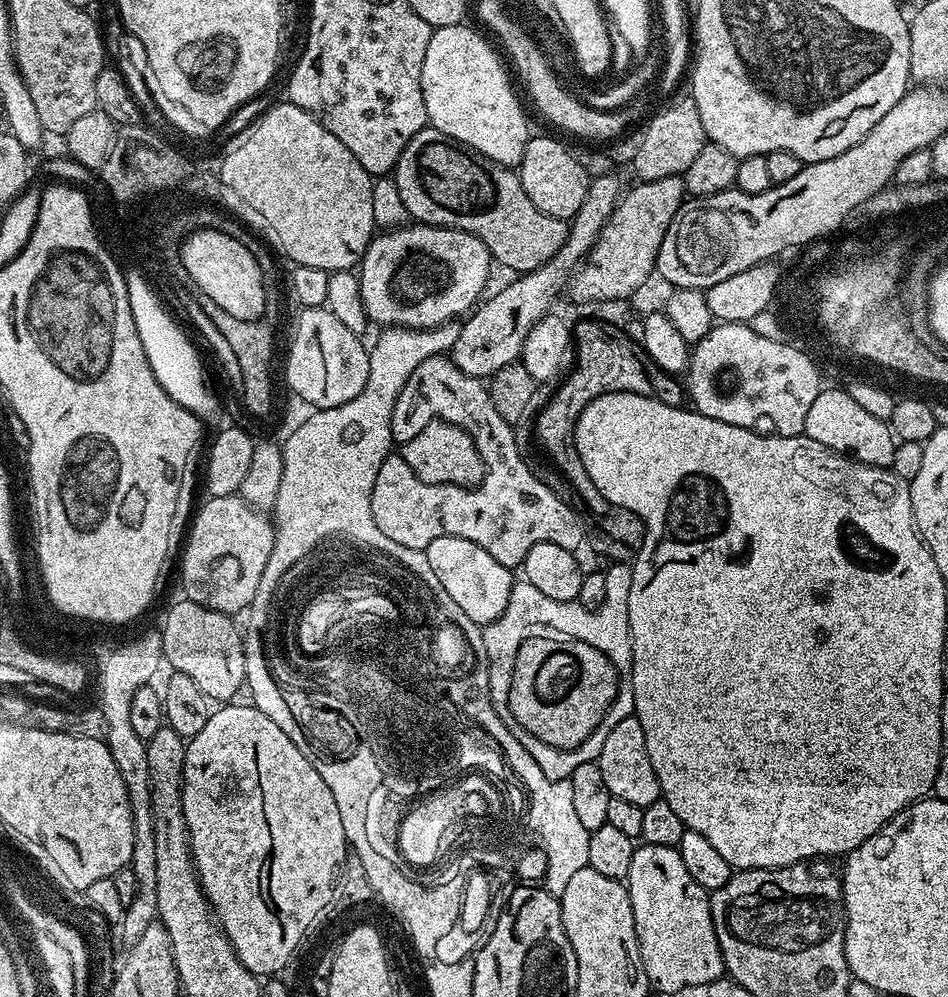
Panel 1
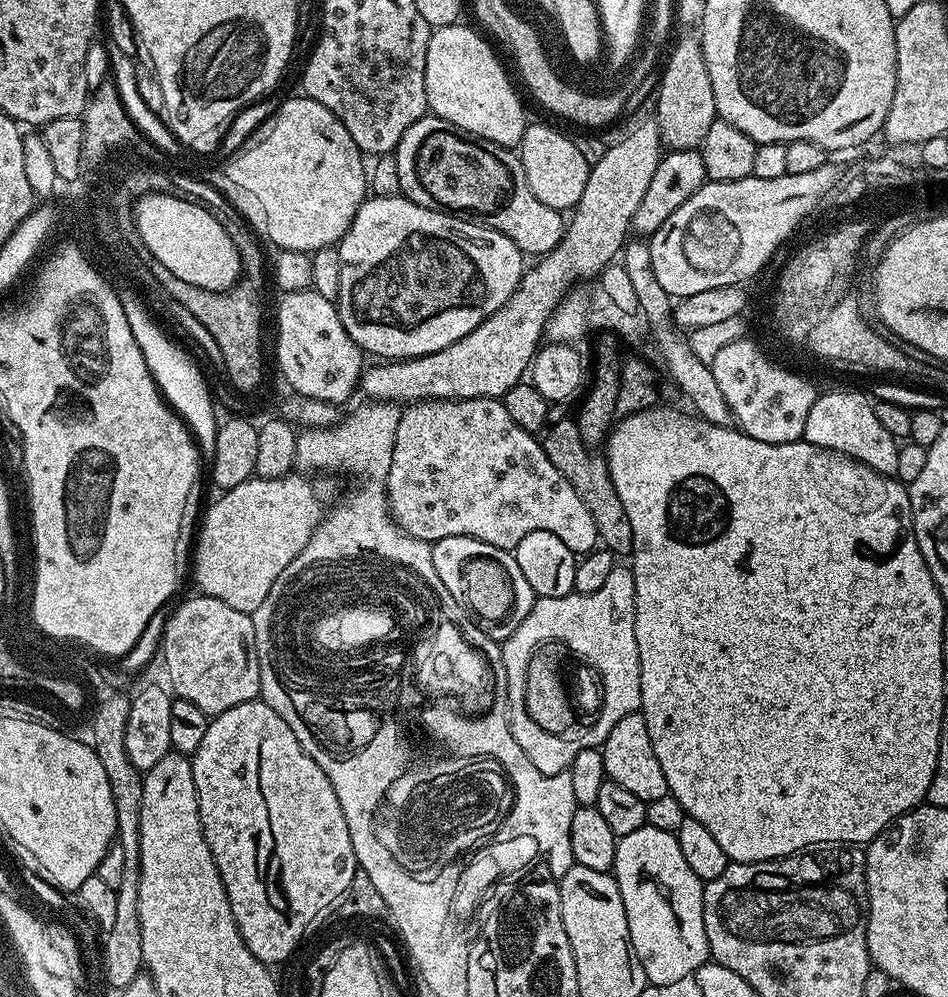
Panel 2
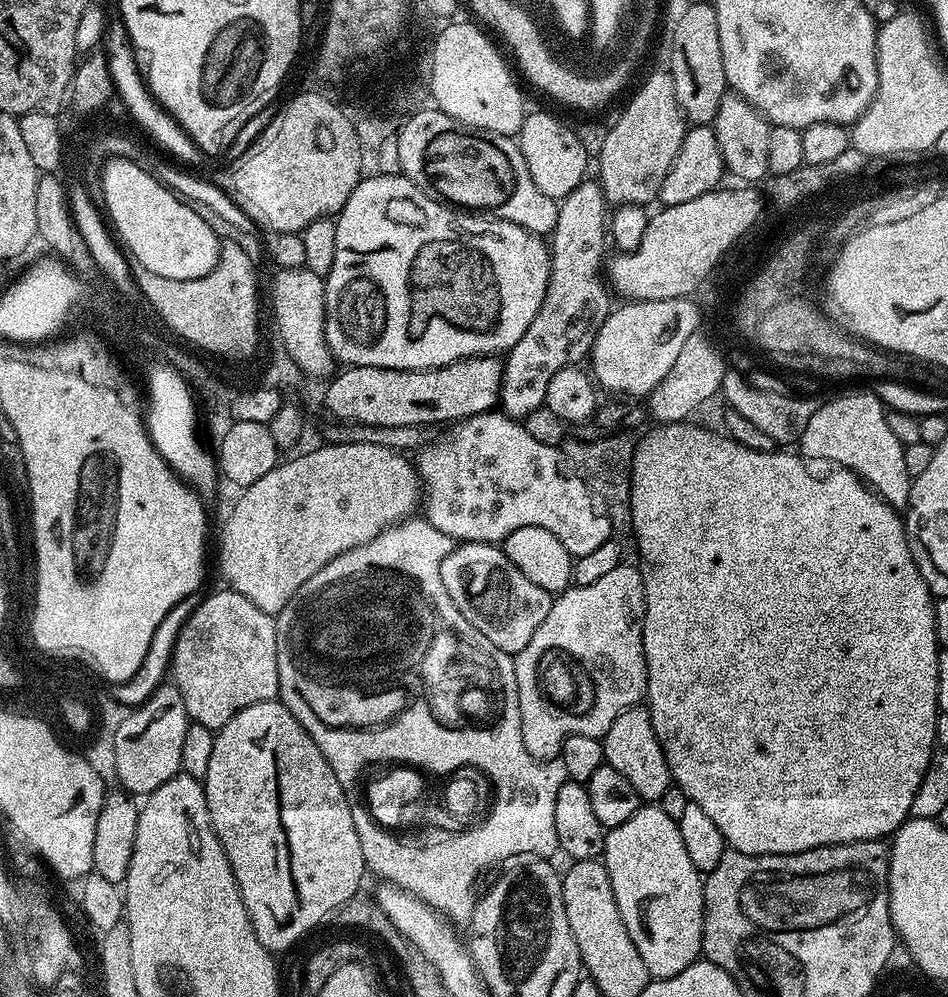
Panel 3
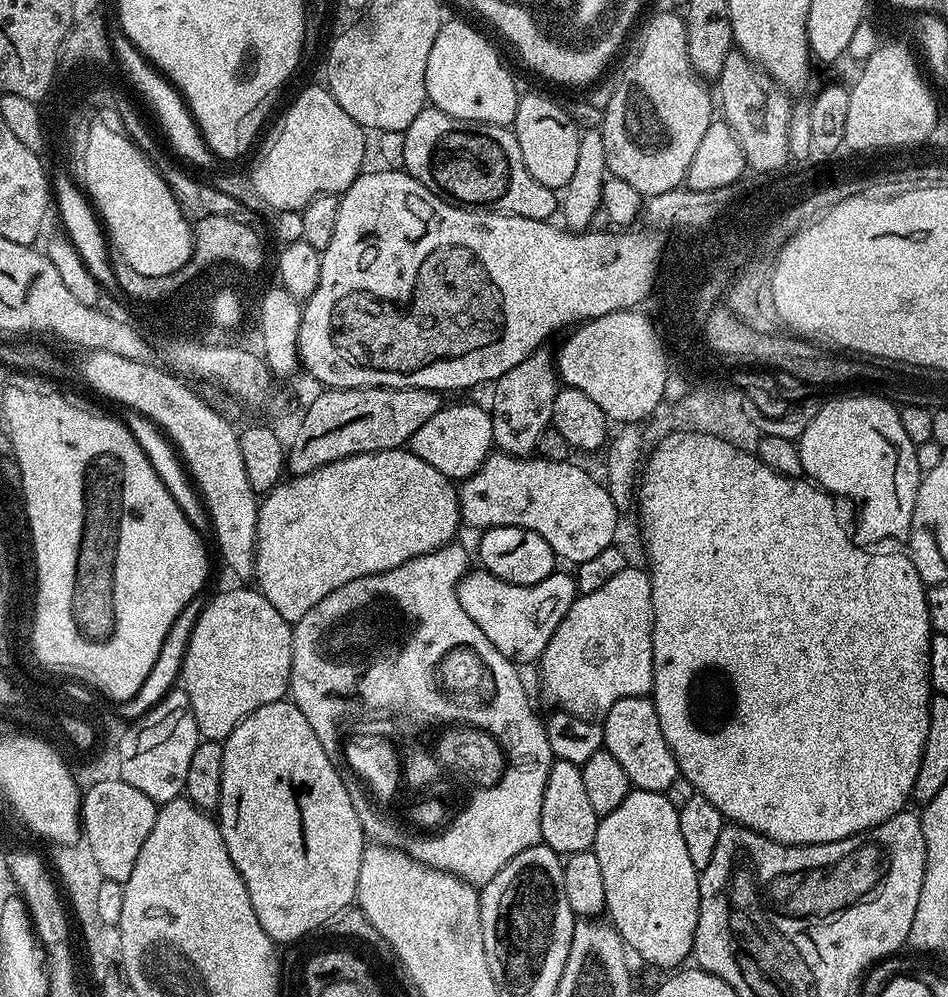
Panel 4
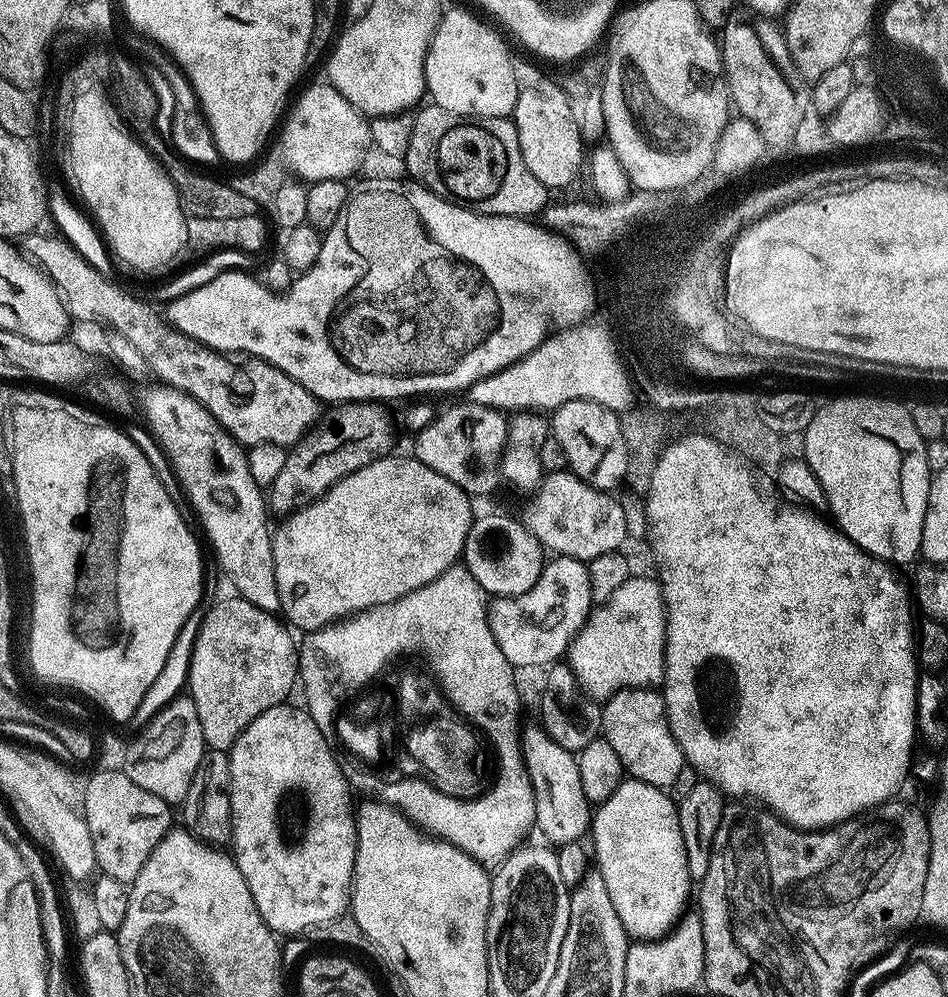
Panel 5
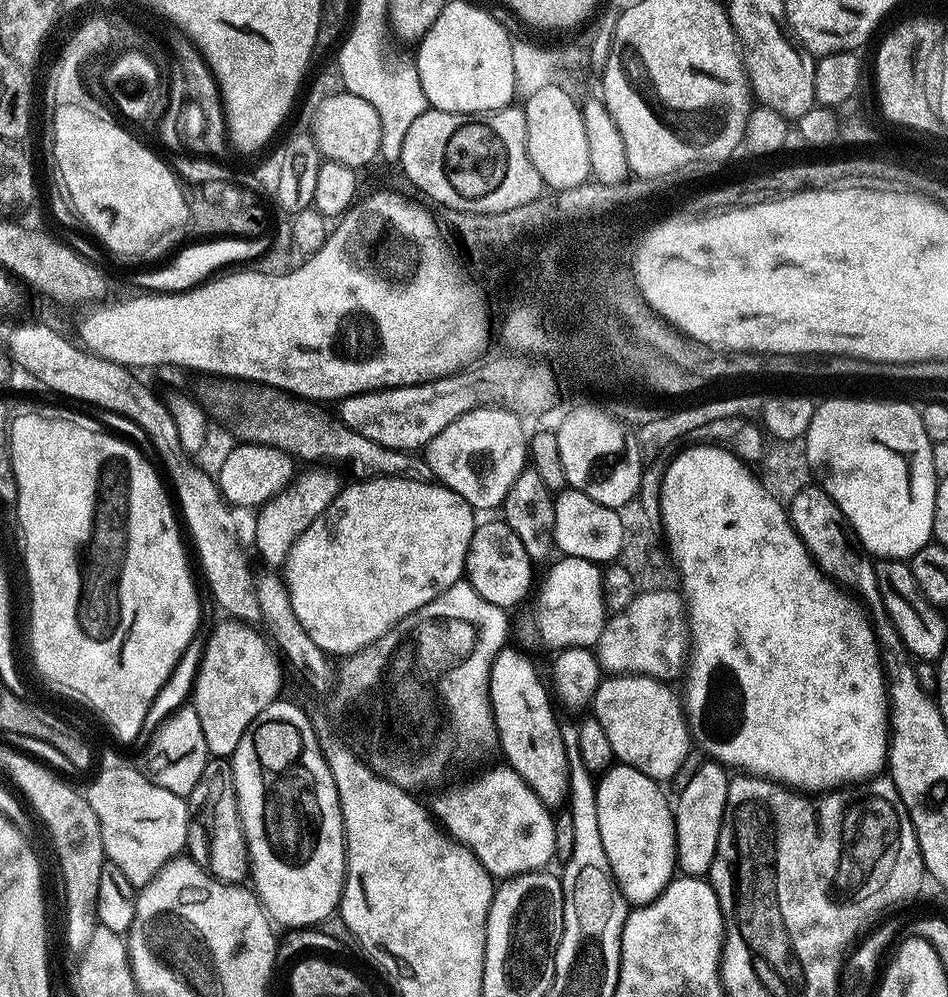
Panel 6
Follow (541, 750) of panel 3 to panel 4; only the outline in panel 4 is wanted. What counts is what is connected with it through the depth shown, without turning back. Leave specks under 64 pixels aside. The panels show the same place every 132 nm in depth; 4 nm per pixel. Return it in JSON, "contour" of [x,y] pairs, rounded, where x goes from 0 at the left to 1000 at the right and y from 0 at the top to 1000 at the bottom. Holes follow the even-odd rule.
{"contour":[[[657,570],[639,588],[627,596],[609,597],[597,620],[584,632],[576,652],[571,656],[570,686],[574,694],[594,713],[614,722],[635,720],[656,700],[684,698],[688,692],[688,584],[678,570]]]}

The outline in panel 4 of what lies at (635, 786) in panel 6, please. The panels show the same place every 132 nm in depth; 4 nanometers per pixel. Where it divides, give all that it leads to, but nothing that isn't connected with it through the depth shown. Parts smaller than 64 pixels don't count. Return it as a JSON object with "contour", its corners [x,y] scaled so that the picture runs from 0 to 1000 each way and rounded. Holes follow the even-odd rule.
{"contour":[[[664,793],[652,812],[643,812],[643,816],[632,819],[627,854],[631,869],[635,869],[635,889],[639,889],[637,910],[640,918],[646,918],[643,923],[654,942],[677,962],[696,971],[709,973],[720,968],[720,963],[730,959],[730,938],[736,929],[738,876],[724,854],[715,811],[699,794]]]}

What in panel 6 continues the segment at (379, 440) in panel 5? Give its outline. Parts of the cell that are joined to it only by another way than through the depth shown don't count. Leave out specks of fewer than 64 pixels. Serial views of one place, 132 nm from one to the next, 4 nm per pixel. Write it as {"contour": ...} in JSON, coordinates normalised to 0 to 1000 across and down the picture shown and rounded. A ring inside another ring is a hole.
{"contour":[[[329,473],[326,477],[319,477],[308,488],[295,493],[288,502],[275,506],[269,515],[269,518],[271,517],[269,553],[272,556],[281,556],[281,559],[283,556],[303,556],[297,558],[297,564],[293,564],[293,572],[303,567],[304,557],[312,541],[345,512],[361,488],[361,482],[346,473]]]}

